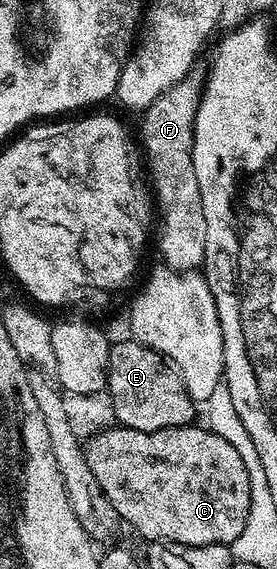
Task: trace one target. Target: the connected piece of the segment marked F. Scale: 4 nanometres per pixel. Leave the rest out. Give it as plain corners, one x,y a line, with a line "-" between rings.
188,76
184,80
180,80
172,88
168,88
168,92
164,92
159,98
152,103
149,108
141,115
142,118
142,146
146,149
146,166
150,169
150,182
154,185
154,198
158,201
158,218
162,221
162,231
158,234
158,250
162,253
161,261
169,266
172,270
180,270
183,272
194,272
199,269
207,261
206,253
206,225
204,224
204,204
200,204
200,188
196,184
196,172
192,168
192,140
194,139
194,121
196,120
196,112
198,111
198,100
202,97
202,87
204,85
201,77

